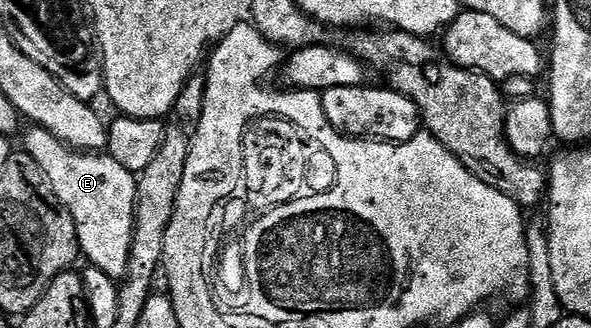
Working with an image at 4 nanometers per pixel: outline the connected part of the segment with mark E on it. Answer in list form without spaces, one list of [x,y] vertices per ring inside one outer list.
[[[30,126],[28,128],[30,129],[26,132],[24,151],[34,159],[36,166],[40,166],[48,186],[56,194],[62,207],[68,210],[68,214],[76,226],[81,255],[85,259],[87,256],[93,267],[104,270],[104,274],[108,274],[115,282],[121,281],[126,275],[126,263],[130,257],[130,247],[134,237],[134,207],[138,189],[135,173],[124,170],[124,166],[120,166],[120,162],[116,162],[108,154],[77,151],[67,147],[42,127]]]

